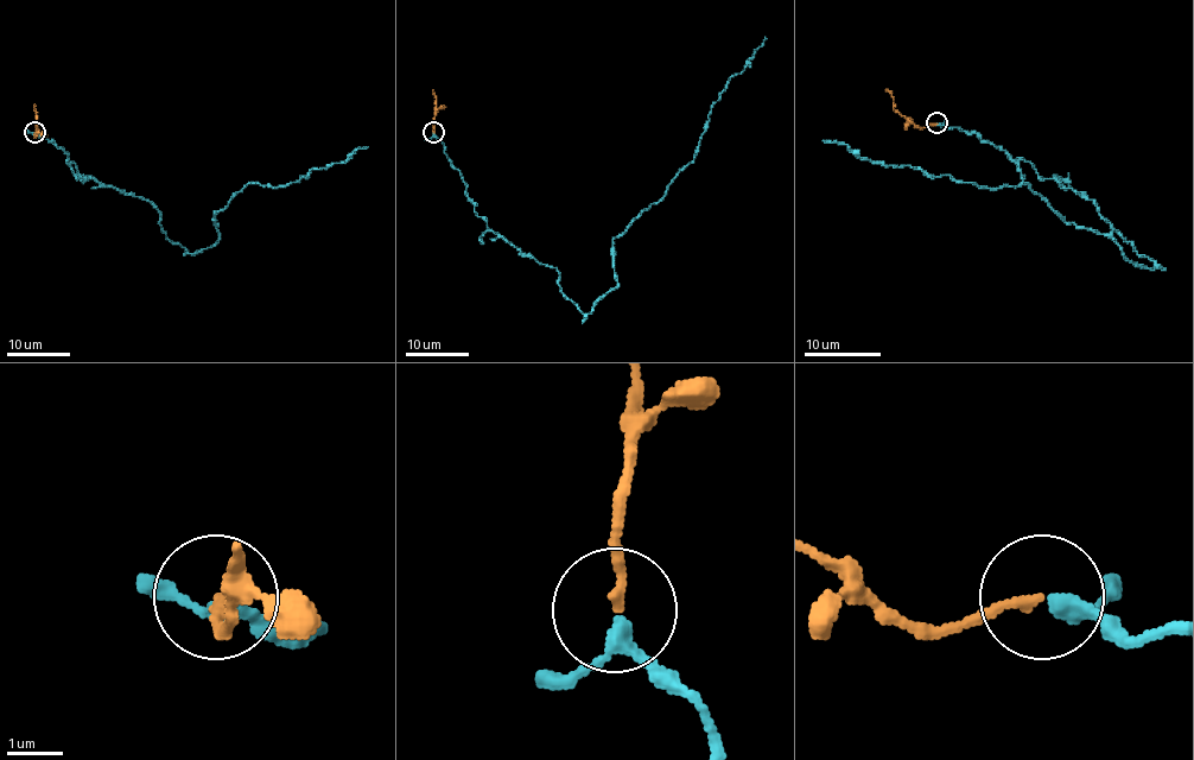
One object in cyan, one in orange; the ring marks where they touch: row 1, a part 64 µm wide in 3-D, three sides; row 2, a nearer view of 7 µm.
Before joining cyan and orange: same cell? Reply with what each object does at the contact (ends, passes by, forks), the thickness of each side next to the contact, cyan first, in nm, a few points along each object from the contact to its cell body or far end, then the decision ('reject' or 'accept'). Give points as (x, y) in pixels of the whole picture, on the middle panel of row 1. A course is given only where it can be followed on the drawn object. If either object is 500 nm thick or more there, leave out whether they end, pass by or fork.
cyan passes by; orange ends; calibres 240 and 160 nm; course cyan (433, 132), (490, 229), (557, 270), (589, 314), (617, 286), (613, 240), (693, 159), (711, 107), (764, 37); course orange (433, 132), (436, 97), (433, 89); accept

